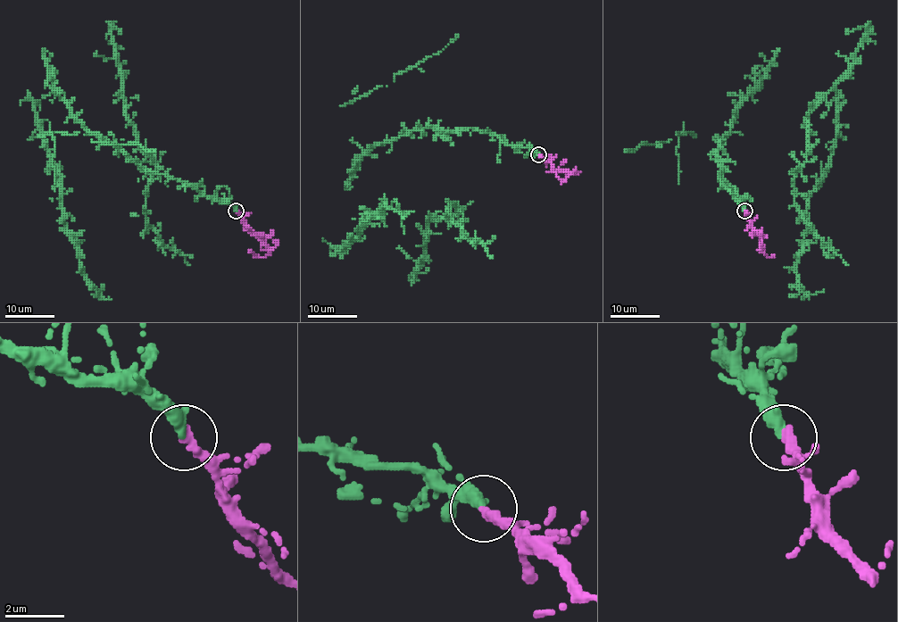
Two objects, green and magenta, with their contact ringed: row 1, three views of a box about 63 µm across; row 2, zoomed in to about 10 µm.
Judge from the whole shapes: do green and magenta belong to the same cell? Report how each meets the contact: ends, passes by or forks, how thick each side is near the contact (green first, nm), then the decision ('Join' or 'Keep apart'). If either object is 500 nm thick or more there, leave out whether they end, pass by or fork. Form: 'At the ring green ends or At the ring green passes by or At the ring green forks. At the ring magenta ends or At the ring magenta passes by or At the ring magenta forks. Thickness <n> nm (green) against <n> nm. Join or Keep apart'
At the ring green ends. At the ring magenta ends. Thickness 360 nm (green) against 400 nm. Join

